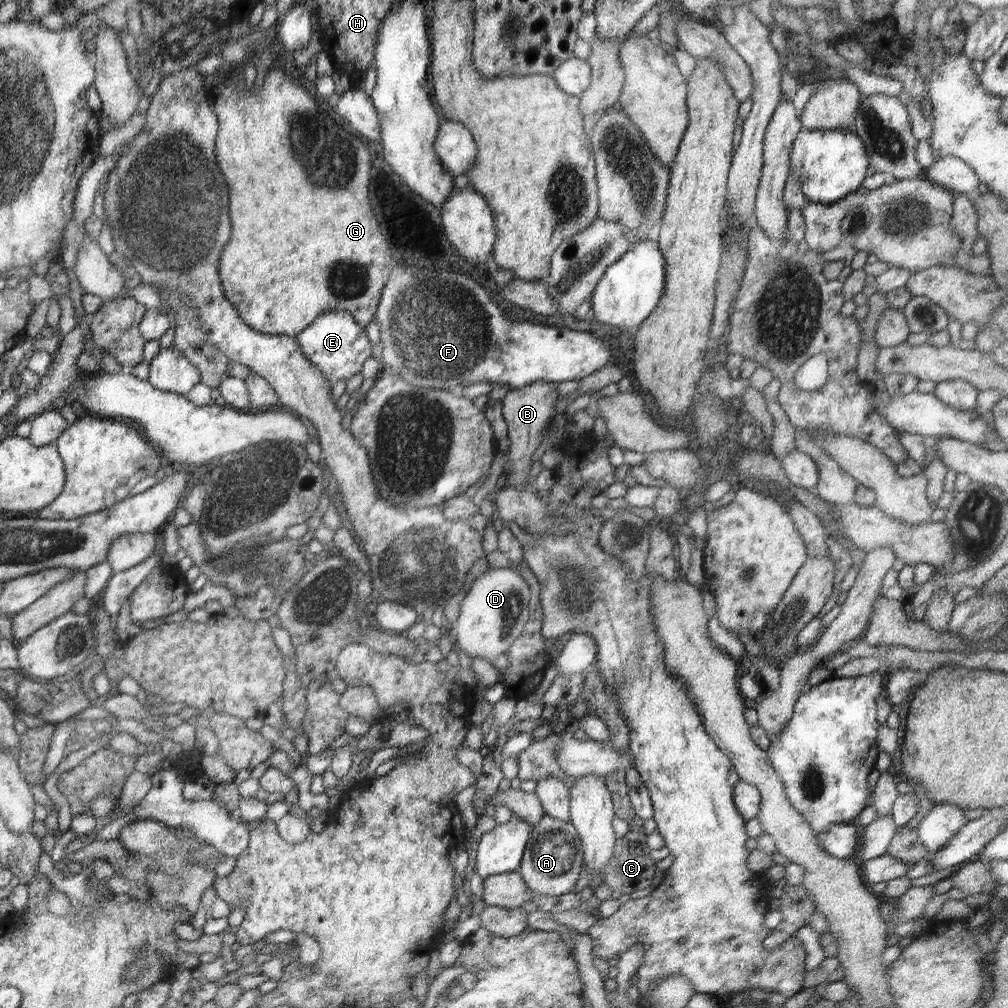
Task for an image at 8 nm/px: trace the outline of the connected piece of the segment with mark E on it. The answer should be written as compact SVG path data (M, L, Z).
M345 310L324 313L295 337L304 354L324 371L329 382L332 382L332 386L337 380L347 380L354 374L360 374L362 364L372 354L373 344L370 344L366 330L359 322L356 322L355 315Z

